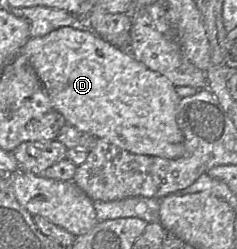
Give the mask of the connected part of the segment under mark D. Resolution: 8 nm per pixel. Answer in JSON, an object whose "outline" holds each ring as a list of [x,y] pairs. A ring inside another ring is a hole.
{"outline":[[[61,27],[42,37],[30,37],[17,56],[25,55],[34,68],[53,107],[77,130],[133,154],[176,159],[185,152],[184,136],[176,122],[180,100],[175,86],[148,69],[128,51],[110,44],[91,29]]]}

